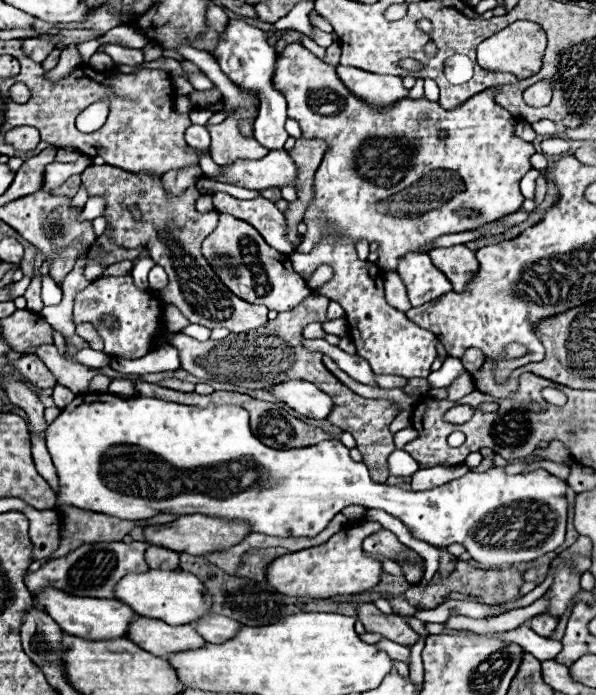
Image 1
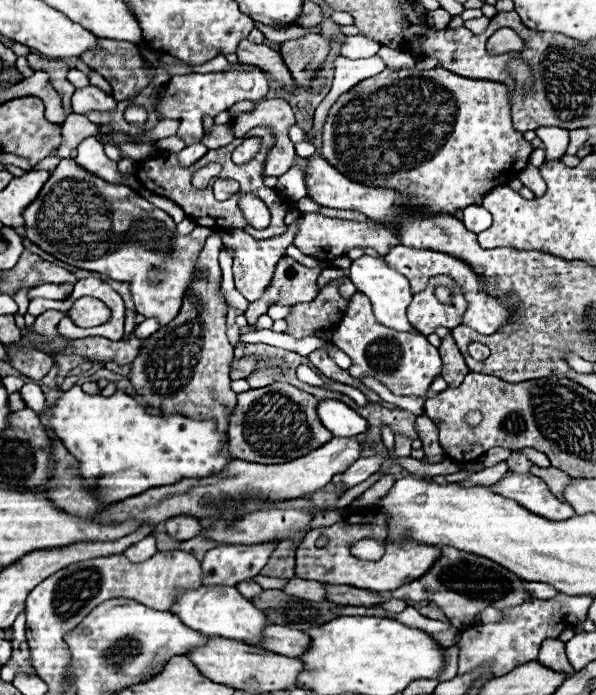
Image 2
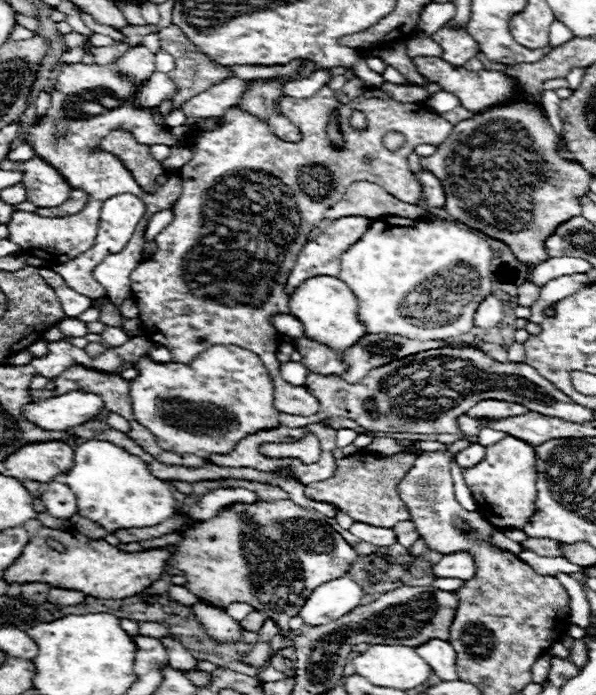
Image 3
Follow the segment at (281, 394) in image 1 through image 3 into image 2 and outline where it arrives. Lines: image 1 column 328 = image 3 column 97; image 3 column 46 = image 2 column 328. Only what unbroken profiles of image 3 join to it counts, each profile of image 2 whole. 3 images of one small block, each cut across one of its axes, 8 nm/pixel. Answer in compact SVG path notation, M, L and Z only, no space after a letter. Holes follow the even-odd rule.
M318 400L316 412L318 412L320 422L334 436L350 438L368 430L368 422L340 400Z

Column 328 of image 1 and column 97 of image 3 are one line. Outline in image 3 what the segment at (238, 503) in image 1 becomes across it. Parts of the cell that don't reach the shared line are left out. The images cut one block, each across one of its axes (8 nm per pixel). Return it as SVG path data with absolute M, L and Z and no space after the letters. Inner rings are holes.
M90 440L74 450L74 468L62 476L58 476L60 482L70 486L70 490L76 494L78 500L78 514L102 524L108 528L108 532L114 532L118 528L144 528L144 526L156 526L176 512L176 500L172 492L168 490L164 480L154 478L146 464L138 460L136 456L130 456L126 450L122 450L110 442L100 442L100 440Z

